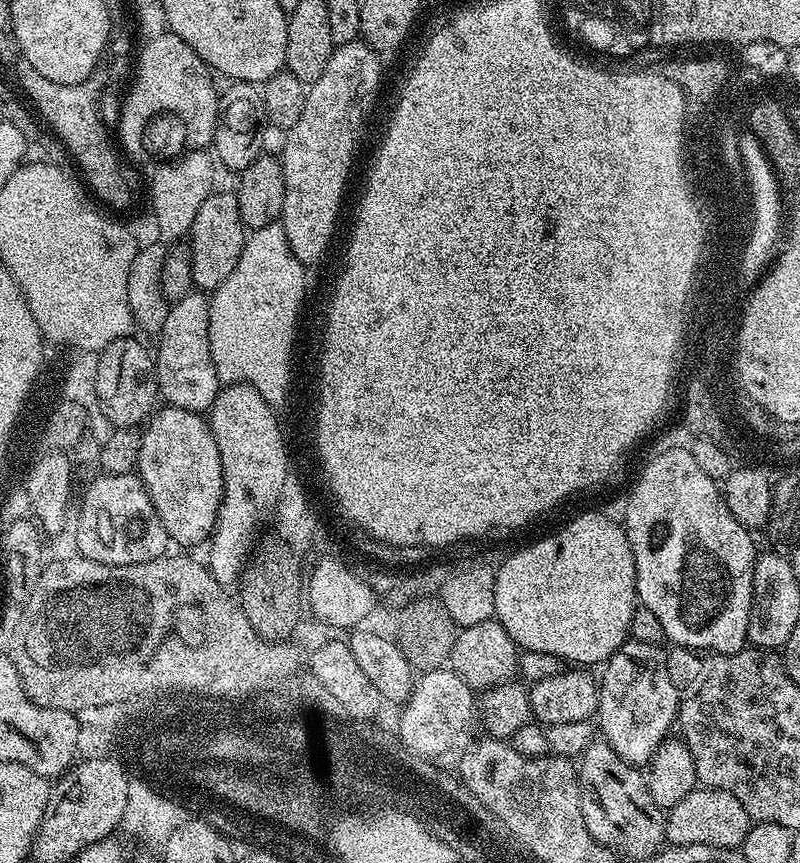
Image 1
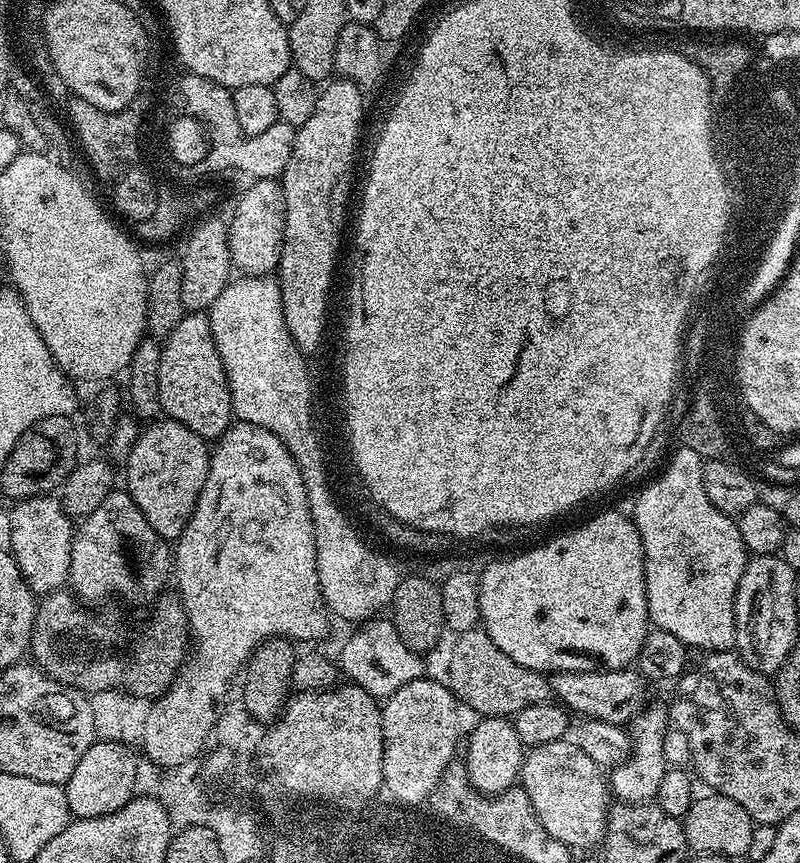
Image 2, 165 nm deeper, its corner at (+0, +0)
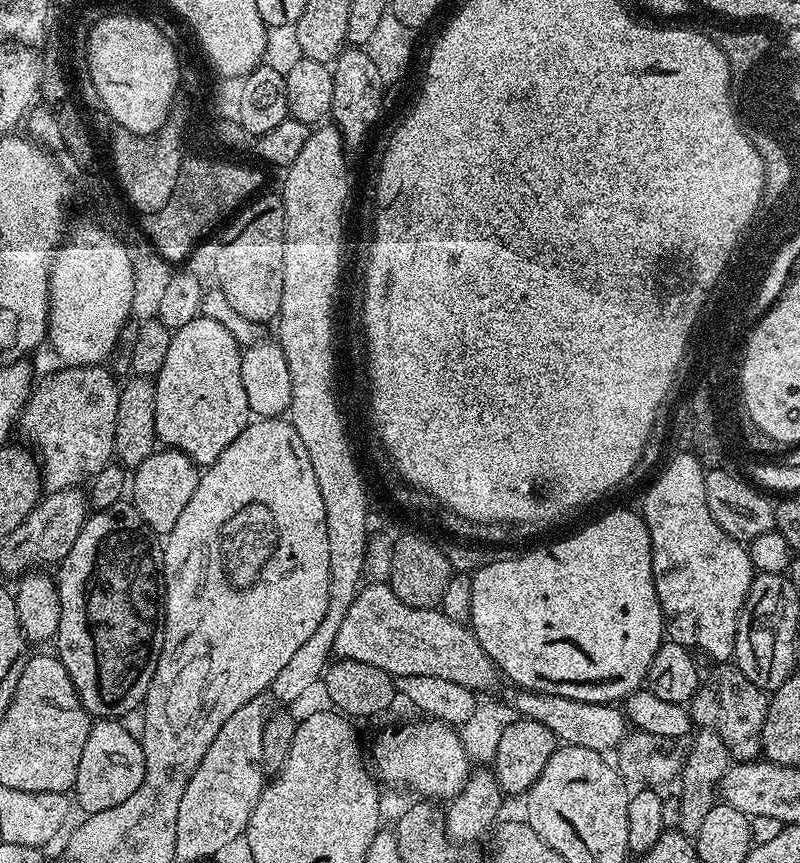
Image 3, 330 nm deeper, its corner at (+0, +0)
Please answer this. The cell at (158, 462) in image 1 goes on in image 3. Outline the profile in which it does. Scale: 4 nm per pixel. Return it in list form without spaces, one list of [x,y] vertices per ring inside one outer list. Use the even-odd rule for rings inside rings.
[[[167,446],[150,454],[130,476],[130,503],[138,510],[146,526],[157,537],[164,538],[178,522],[178,517],[198,490],[201,469],[186,454]],[[132,496],[132,497],[131,497]]]

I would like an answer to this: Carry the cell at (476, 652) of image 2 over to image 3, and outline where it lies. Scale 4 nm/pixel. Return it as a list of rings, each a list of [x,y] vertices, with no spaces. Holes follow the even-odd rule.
[[[513,691],[510,707],[517,717],[525,720],[537,720],[556,735],[561,745],[582,746],[585,750],[594,750],[608,754],[616,750],[625,736],[630,732],[628,717],[616,704],[595,704],[594,702],[578,702],[574,698],[562,698],[558,694],[542,694],[541,692]]]

